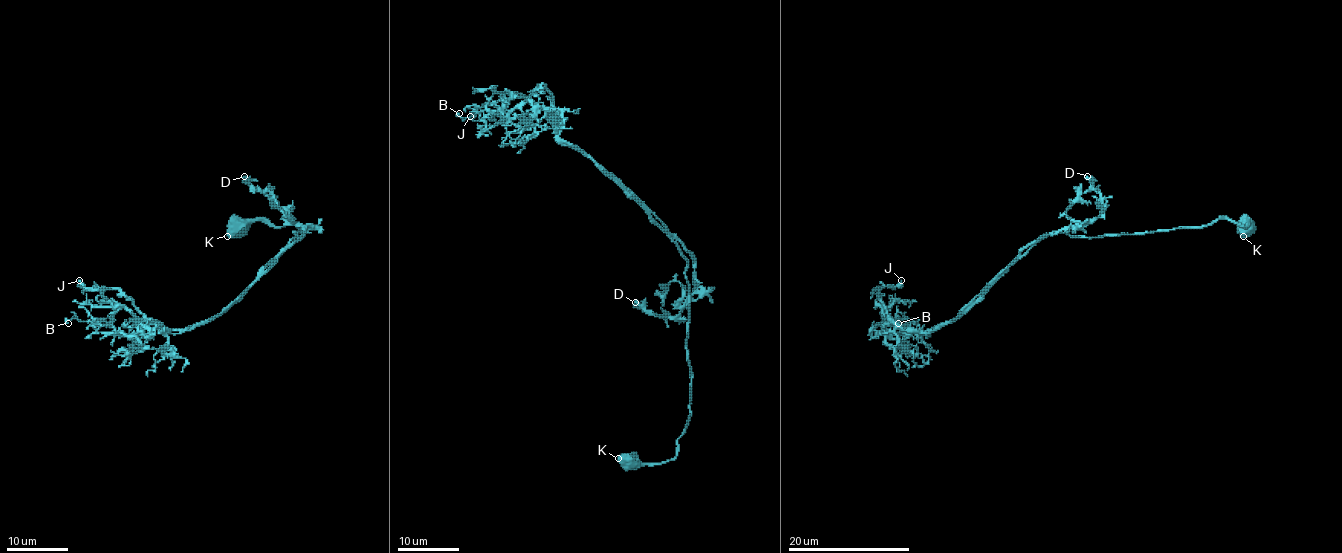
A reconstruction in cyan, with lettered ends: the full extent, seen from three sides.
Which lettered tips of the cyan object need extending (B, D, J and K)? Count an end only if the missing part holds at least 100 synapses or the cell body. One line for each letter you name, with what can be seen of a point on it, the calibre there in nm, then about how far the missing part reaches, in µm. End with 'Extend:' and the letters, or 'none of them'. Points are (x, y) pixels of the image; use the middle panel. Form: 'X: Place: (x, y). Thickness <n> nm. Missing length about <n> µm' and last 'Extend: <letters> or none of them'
Extend: none of them

